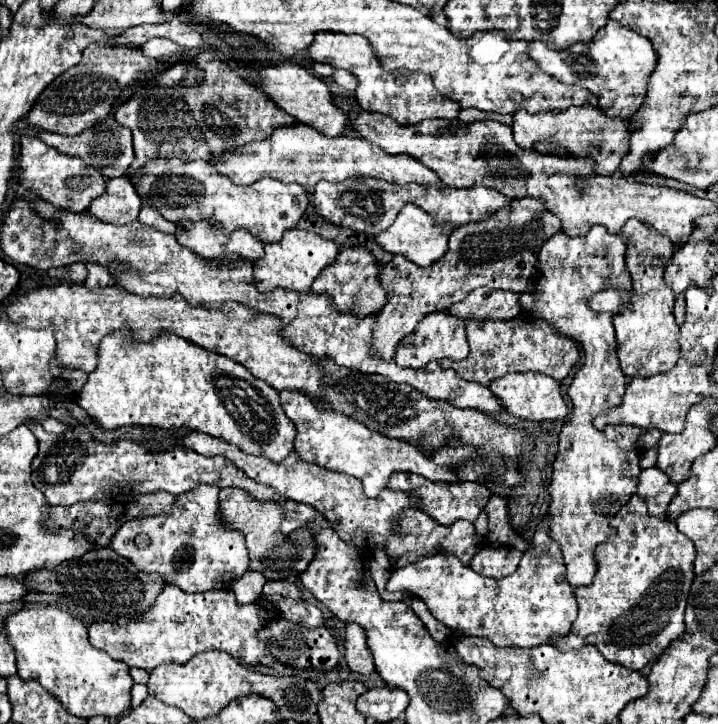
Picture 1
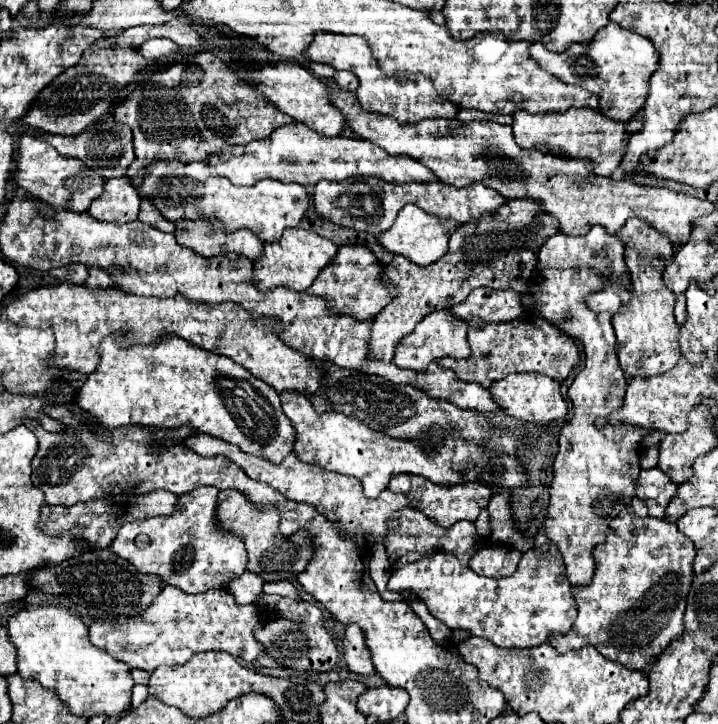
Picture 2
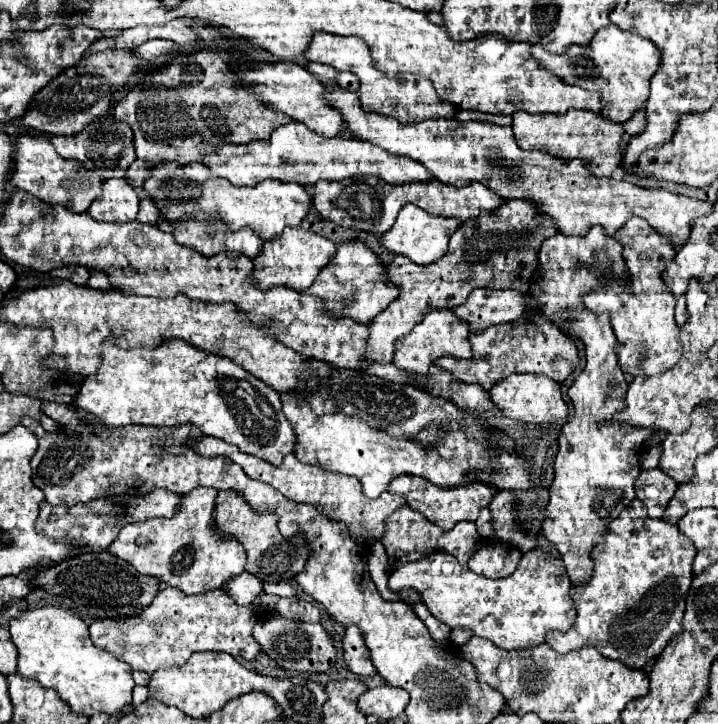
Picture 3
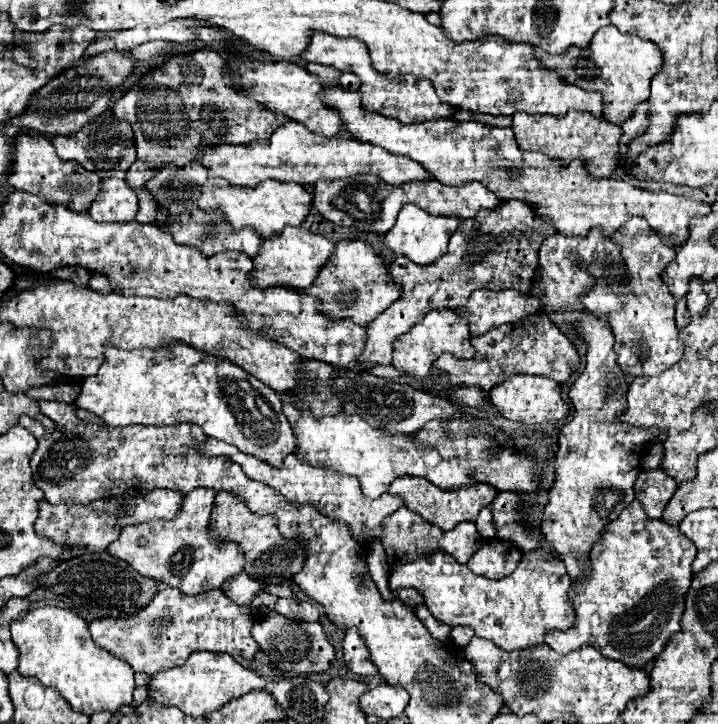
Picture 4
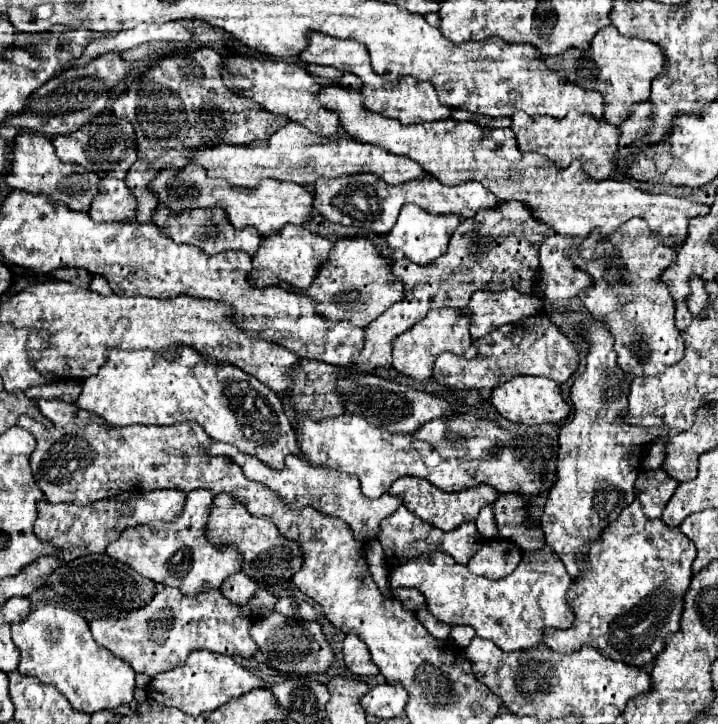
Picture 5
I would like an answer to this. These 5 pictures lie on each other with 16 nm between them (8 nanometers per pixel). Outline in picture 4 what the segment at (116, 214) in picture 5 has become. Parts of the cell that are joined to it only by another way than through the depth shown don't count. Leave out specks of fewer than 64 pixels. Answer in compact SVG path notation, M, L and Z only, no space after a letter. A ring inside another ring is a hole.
M104 178L100 194L94 198L88 214L96 222L132 222L136 218L138 200L124 180Z

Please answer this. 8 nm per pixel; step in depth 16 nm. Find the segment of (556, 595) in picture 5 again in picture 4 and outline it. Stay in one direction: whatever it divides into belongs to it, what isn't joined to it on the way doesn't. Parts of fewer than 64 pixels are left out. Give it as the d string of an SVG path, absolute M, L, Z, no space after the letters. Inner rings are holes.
M542 540L542 548L522 556L516 572L500 580L476 576L440 550L398 566L390 576L392 590L416 588L436 620L448 626L470 626L476 636L492 640L506 652L538 646L548 630L568 630L574 624L576 614L568 600L570 584L564 562L546 540Z

